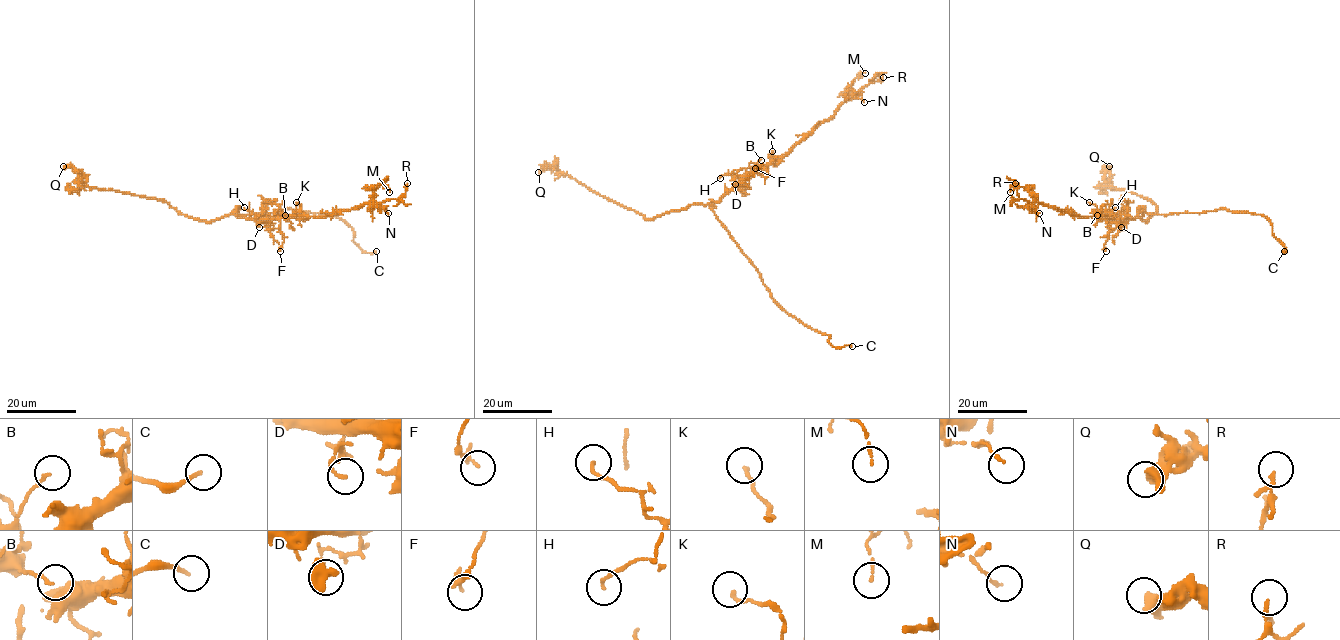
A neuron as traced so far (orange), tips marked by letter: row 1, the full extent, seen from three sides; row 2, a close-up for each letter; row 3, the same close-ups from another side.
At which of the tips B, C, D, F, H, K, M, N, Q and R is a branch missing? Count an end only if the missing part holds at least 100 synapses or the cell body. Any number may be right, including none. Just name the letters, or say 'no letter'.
C

